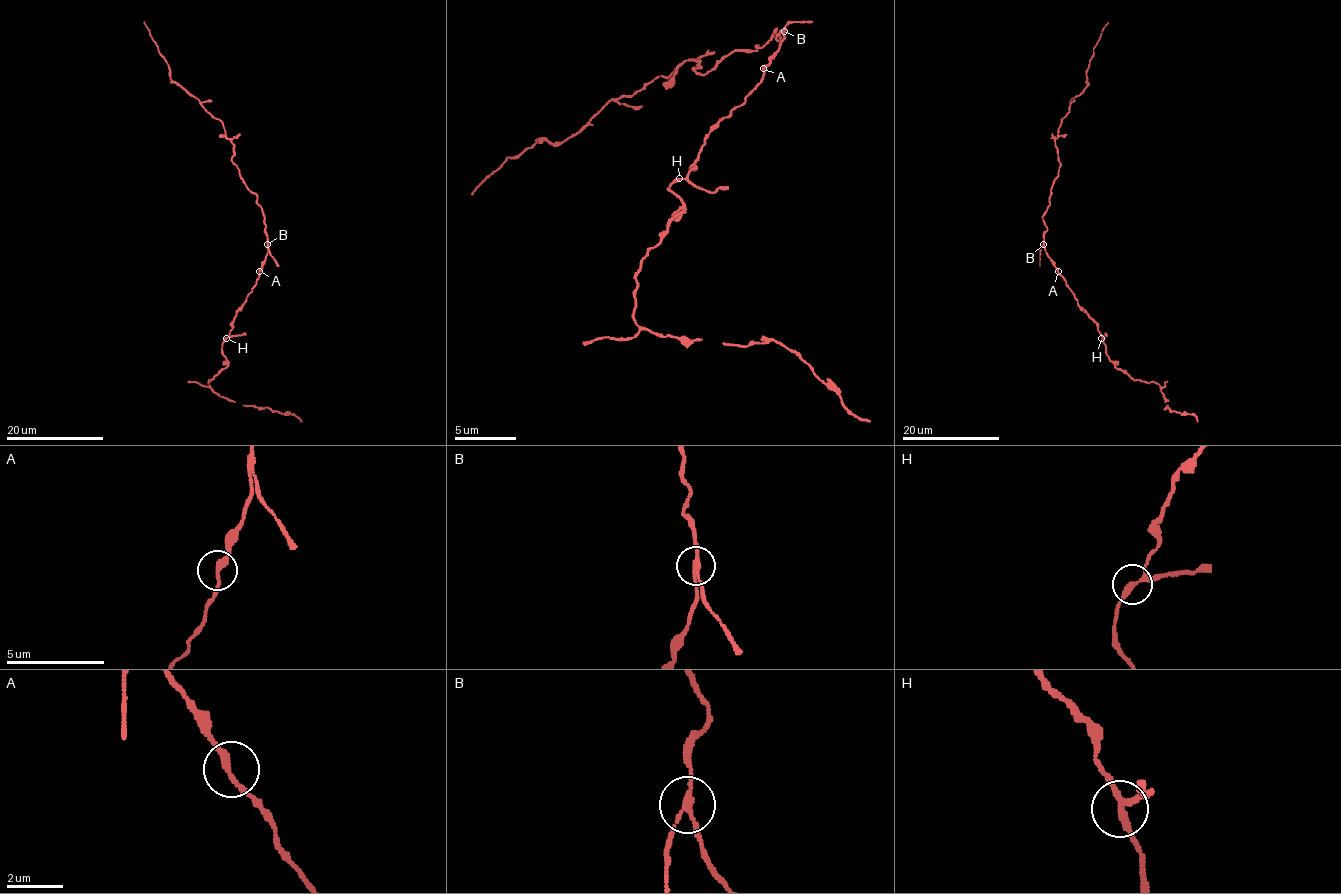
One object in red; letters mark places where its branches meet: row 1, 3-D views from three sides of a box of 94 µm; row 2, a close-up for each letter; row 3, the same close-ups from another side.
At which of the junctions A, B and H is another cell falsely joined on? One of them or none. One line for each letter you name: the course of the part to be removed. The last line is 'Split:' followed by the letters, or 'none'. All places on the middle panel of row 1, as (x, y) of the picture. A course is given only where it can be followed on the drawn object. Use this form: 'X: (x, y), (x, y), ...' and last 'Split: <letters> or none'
B: (784, 32), (701, 75), (695, 59), (612, 99), (566, 139), (538, 139), (507, 158), (471, 195)
Split: B

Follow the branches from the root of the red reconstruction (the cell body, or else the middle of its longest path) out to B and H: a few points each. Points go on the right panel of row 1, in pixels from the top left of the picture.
B: (1051, 260), (1043, 244)
H: (1051, 260), (1077, 304), (1096, 323), (1102, 338)

